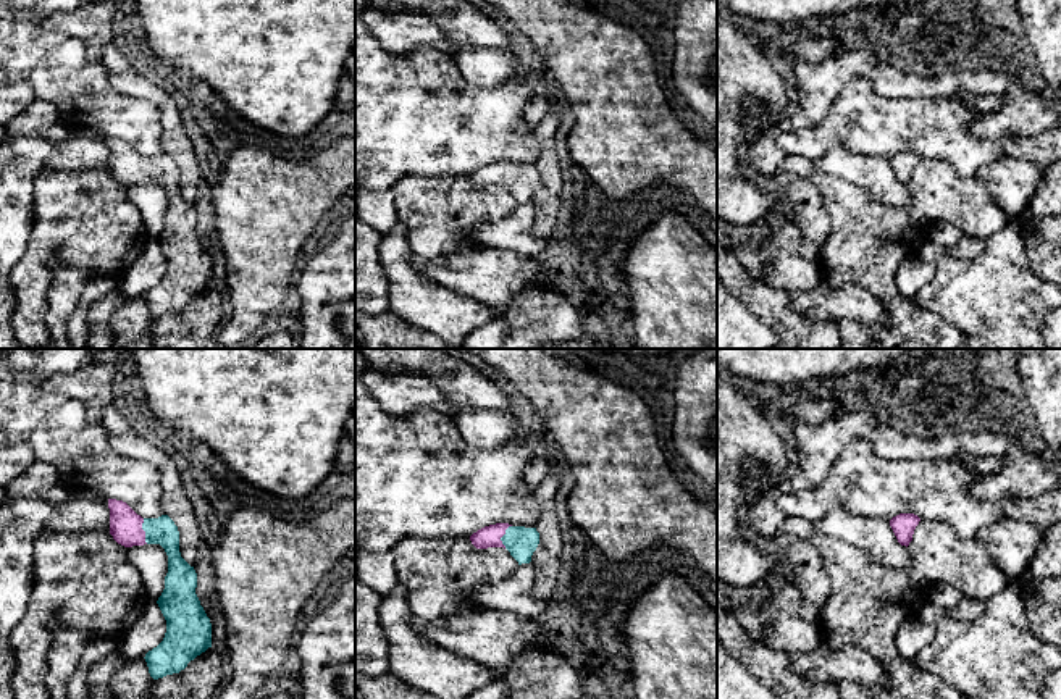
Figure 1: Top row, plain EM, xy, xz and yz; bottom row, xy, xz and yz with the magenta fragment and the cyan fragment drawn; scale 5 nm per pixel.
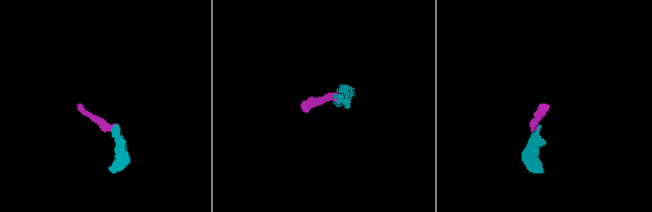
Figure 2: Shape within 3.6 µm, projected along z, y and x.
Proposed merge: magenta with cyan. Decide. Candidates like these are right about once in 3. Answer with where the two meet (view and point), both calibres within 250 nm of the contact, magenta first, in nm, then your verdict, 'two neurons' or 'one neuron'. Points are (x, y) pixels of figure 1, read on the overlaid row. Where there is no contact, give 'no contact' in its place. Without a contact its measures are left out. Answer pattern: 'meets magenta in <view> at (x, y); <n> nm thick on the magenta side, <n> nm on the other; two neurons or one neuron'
meets magenta in xy at (144, 531); 160 nm thick on the magenta side, 140 nm on the other; one neuron

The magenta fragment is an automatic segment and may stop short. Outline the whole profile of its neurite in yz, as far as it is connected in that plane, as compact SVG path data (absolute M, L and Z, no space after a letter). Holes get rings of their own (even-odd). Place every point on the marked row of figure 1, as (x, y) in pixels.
M900 513L890 520L890 526L901 546L909 546L921 518L914 513Z

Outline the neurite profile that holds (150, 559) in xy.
M160 544L128 547L129 562L139 570L147 599L158 601L165 589L168 573L168 555Z

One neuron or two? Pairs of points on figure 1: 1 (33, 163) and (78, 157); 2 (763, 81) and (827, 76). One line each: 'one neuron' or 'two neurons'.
1: one neuron
2: two neurons

